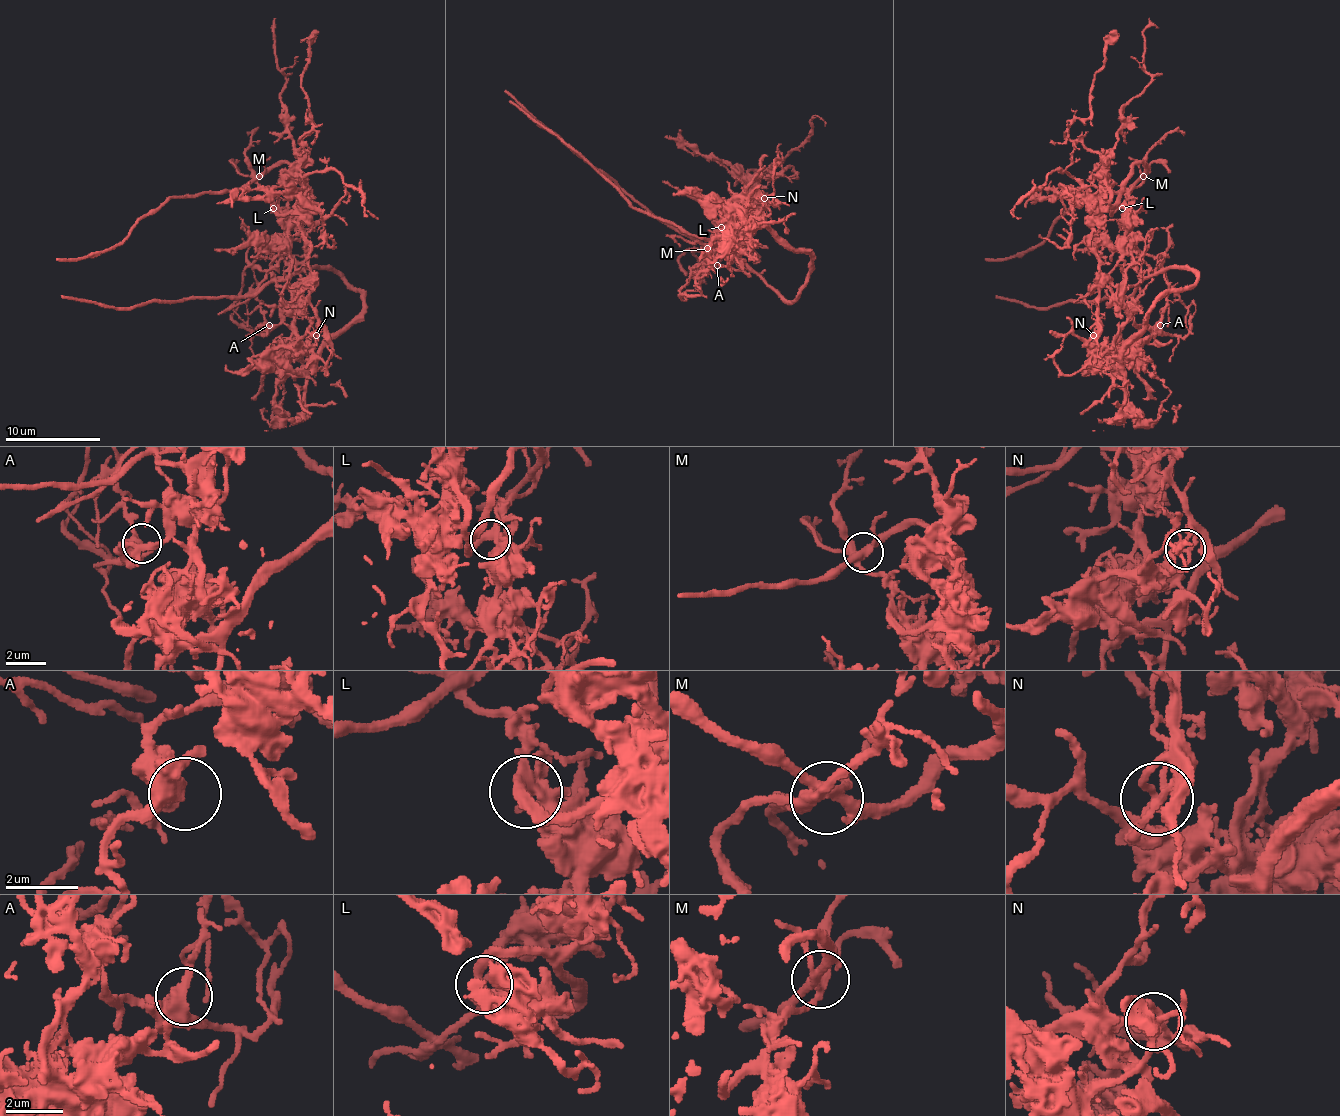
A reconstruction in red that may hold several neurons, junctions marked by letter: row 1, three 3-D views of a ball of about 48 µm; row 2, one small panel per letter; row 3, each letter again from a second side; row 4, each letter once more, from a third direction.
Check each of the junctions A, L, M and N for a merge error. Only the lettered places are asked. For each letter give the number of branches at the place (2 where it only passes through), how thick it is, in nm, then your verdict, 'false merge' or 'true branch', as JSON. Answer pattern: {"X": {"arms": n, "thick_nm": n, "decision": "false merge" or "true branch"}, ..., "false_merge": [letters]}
{"A": {"arms": 2, "thick_nm": 440, "decision": "true branch"}, "L": {"arms": 3, "thick_nm": 360, "decision": "true branch"}, "M": {"arms": 6, "thick_nm": 360, "decision": "true branch"}, "N": {"arms": 3, "thick_nm": 150, "decision": "false merge"}, "false_merge": ["N"]}

